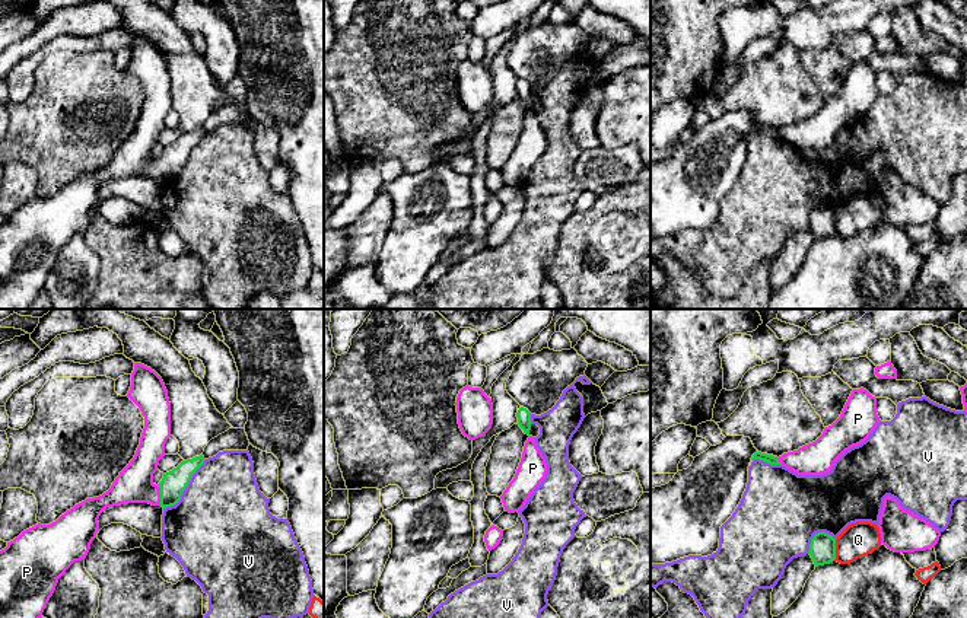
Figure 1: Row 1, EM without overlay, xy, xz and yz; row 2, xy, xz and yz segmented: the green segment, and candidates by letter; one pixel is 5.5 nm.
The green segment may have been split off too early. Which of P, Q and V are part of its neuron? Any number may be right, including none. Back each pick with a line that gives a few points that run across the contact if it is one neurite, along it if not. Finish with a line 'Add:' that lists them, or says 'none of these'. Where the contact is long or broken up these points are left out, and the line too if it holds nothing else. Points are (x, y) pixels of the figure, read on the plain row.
Add: P

